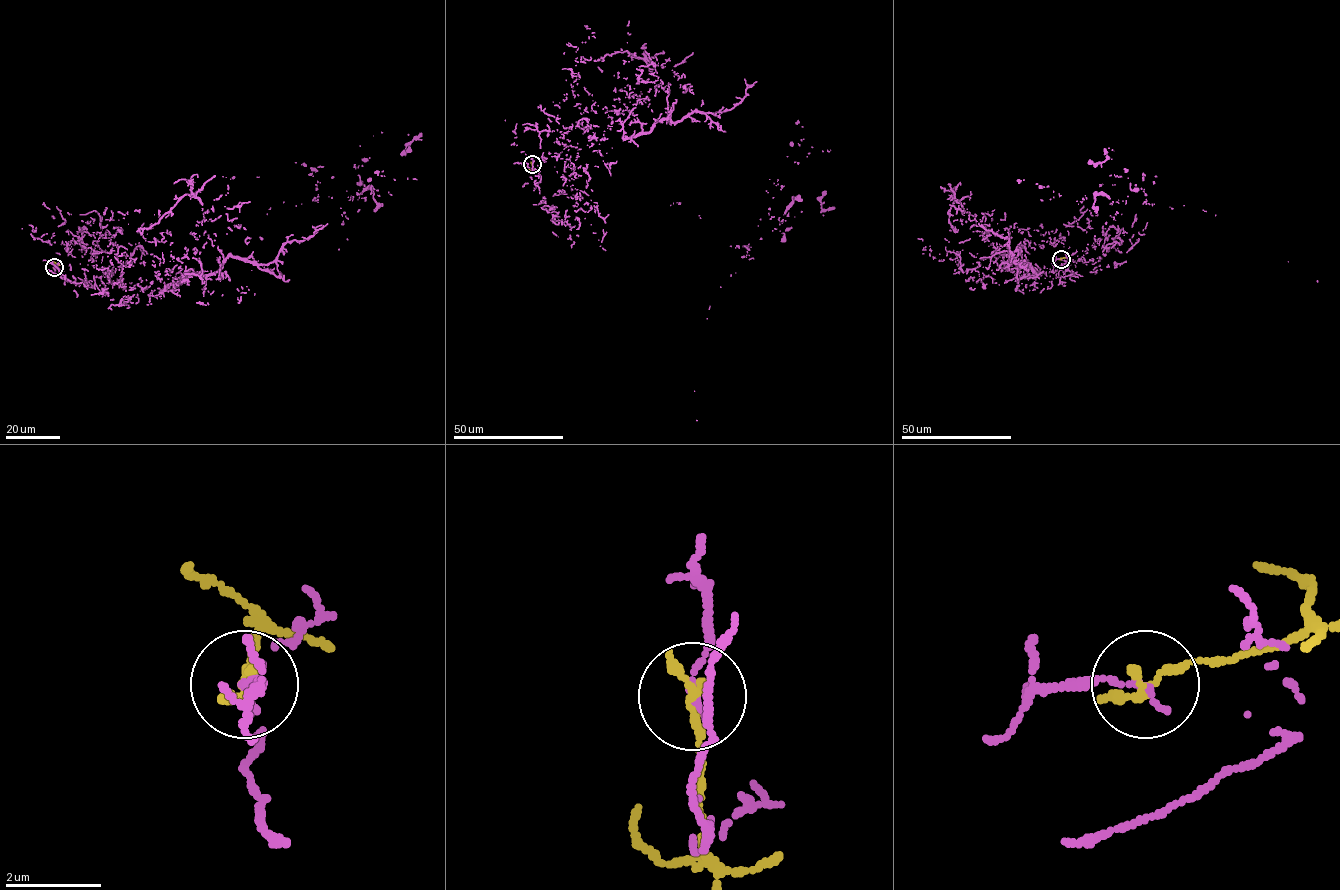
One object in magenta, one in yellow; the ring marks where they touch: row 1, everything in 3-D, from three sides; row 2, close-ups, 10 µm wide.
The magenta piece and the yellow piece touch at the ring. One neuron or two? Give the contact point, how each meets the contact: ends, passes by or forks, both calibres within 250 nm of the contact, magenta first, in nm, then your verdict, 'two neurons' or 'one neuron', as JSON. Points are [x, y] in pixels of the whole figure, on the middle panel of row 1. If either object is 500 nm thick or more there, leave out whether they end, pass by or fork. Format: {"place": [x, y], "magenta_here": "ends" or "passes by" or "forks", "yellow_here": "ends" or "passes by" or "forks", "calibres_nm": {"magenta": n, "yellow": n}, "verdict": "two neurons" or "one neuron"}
{"place": [532, 164], "magenta_here": "ends", "yellow_here": "ends", "calibres_nm": {"magenta": 140, "yellow": 280}, "verdict": "two neurons"}

